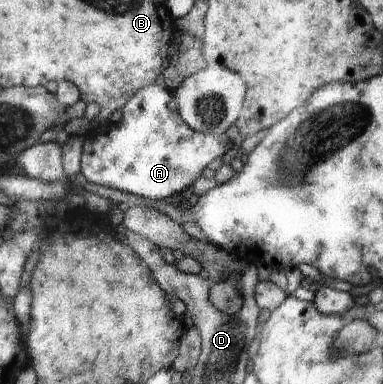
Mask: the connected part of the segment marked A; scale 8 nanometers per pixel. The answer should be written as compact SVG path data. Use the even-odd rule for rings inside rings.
M162 81L143 88L125 106L123 117L114 130L107 134L90 134L85 137L82 174L88 181L102 186L119 189L124 192L138 194L146 198L158 199L166 196L180 195L184 188L202 174L202 170L211 164L212 160L221 159L230 152L234 142L226 133L206 134L192 130L179 115L175 95L169 91Z

